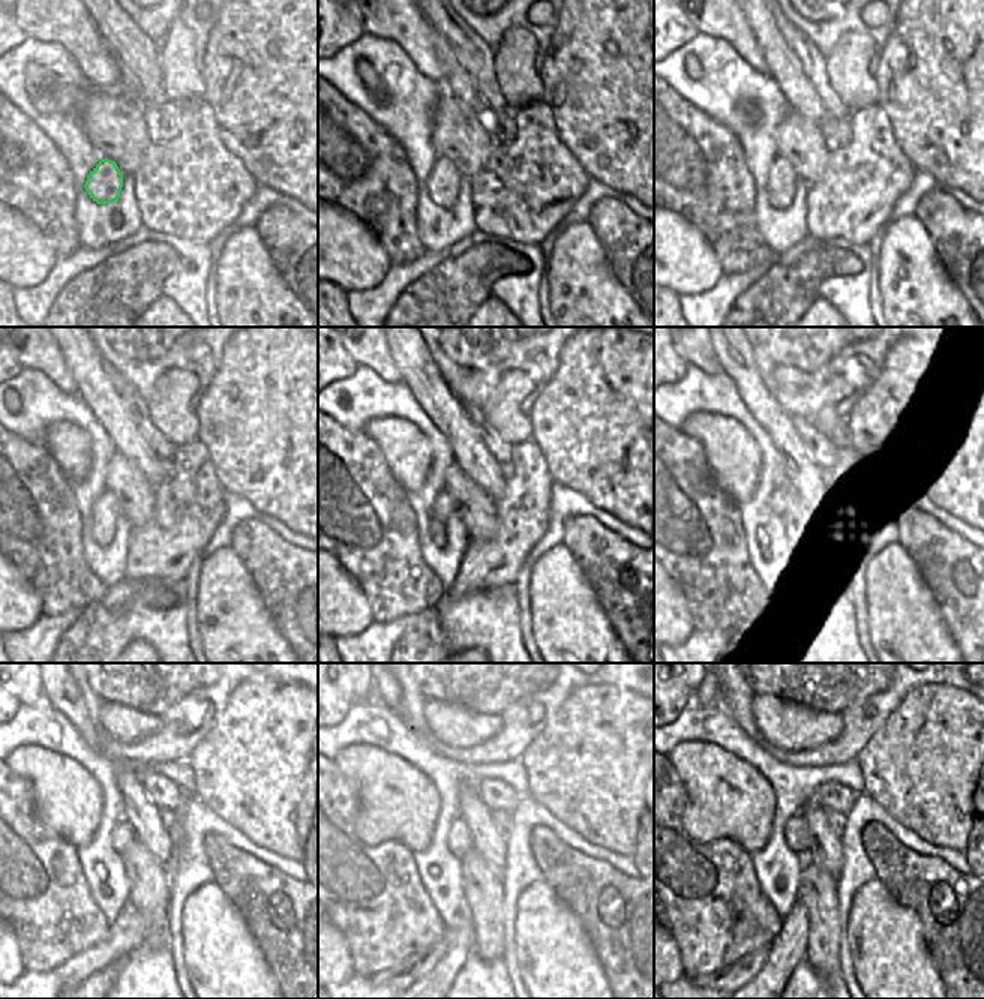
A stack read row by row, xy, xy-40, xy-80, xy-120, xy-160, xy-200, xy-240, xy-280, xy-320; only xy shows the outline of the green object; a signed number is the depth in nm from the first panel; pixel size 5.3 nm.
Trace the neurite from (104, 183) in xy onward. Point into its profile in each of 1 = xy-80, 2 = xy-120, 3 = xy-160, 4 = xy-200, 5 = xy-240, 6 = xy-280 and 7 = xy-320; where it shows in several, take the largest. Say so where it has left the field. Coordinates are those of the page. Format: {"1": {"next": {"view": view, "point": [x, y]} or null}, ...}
{"1": {"next": {"view": "xy-80", "point": [780, 185]}}, "2": {"next": {"view": "xy-120", "point": [105, 512]}}, "3": {"next": {"view": "xy-160", "point": [444, 506]}}, "4": {"next": {"view": "xy-200", "point": [783, 501]}}, "5": {"next": {"view": "xy-240", "point": [122, 836]}}, "6": {"next": {"view": "xy-280", "point": [459, 842]}}, "7": {"next": {"view": "xy-320", "point": [797, 836]}}}

